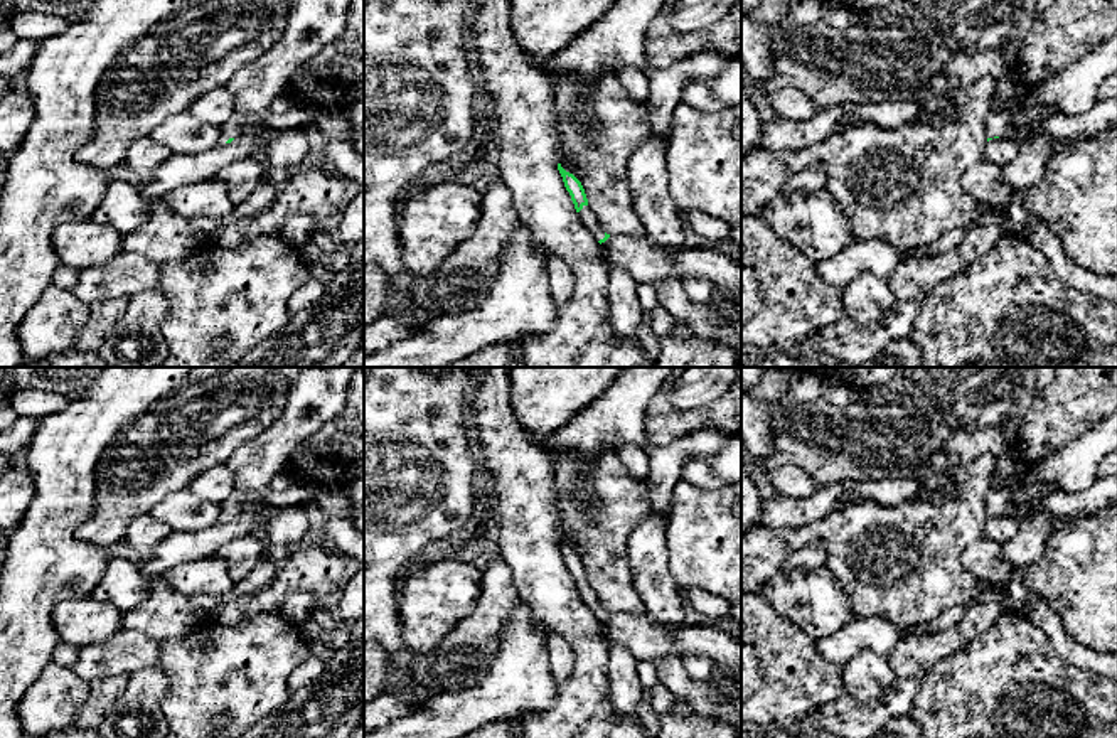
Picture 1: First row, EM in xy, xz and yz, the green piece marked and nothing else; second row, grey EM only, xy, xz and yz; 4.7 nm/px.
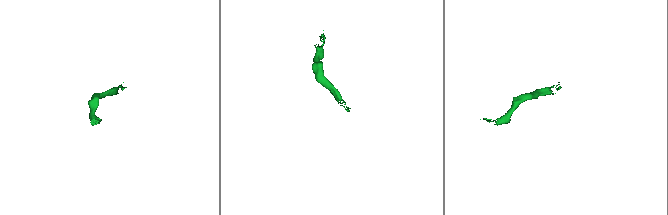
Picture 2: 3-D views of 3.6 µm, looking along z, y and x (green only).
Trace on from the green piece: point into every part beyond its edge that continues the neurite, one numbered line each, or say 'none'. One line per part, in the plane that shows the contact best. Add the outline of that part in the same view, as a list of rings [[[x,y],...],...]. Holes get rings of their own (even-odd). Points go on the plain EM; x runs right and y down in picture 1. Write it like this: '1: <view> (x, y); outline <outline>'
1: xz (587, 593); outline [[[583,583],[583,586],[578,590],[581,600],[588,605],[588,608],[600,618],[605,615],[605,608],[601,607],[596,593],[591,590],[588,583]]]

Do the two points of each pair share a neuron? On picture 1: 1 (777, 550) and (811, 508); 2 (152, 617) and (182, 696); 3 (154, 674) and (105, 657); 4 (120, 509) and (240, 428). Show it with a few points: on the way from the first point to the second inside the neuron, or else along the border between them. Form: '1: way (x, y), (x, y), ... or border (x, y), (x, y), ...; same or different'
1: border (833, 511), (821, 519), (801, 526), (760, 524); different
2: border (199, 625), (160, 642); different
3: border (155, 664), (138, 668), (128, 676); different
4: way (150, 482), (209, 428); same

